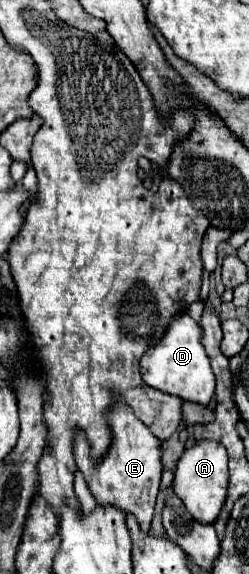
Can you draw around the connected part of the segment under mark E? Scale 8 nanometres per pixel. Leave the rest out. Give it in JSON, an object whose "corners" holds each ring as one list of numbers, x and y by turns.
{"corners":[[114,392,112,404,104,412,104,418,108,420,108,428,112,432,112,444,106,450,106,454,92,462,90,460,90,444,86,440,86,434,82,430,76,430,74,434,74,458,76,466,84,474,88,488,92,496,100,504,114,504,124,512,130,512,138,518,142,528,150,526,152,514,154,514,154,504,156,504,156,494,160,490,160,478,162,478,162,448,160,440,134,416,134,410,130,404,126,404,124,396]]}

